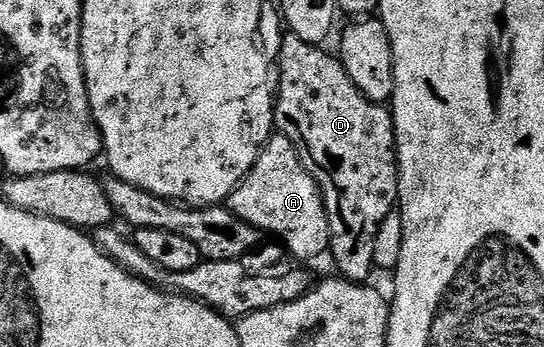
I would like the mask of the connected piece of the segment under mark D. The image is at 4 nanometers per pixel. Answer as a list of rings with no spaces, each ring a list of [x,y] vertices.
[[[289,35],[287,39],[283,41],[283,44],[279,49],[279,87],[313,87],[313,89],[279,89],[279,113],[286,117],[291,124],[297,128],[297,133],[301,136],[301,141],[305,144],[304,152],[309,152],[308,160],[312,162],[314,166],[318,165],[323,172],[329,176],[331,184],[337,188],[337,205],[341,208],[341,221],[349,228],[349,233],[353,237],[358,237],[361,241],[372,242],[376,238],[380,228],[384,225],[385,220],[394,212],[393,204],[397,201],[397,129],[393,126],[393,117],[384,109],[384,104],[378,103],[376,100],[370,99],[363,94],[361,89],[353,81],[349,70],[346,66],[336,61],[332,52],[326,51],[325,54],[319,55],[319,49],[316,49],[313,45],[307,45],[304,41],[297,40],[296,37]]]

